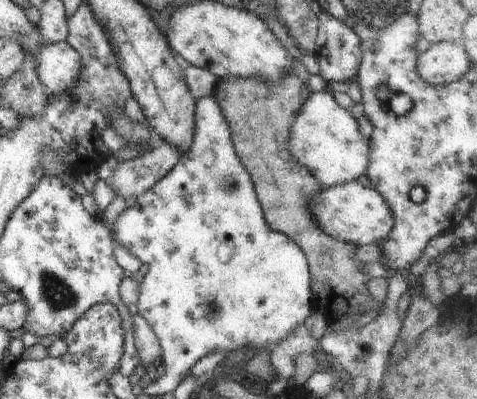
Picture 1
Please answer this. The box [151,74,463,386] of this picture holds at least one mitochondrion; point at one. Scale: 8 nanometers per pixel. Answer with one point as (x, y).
(211, 308)

